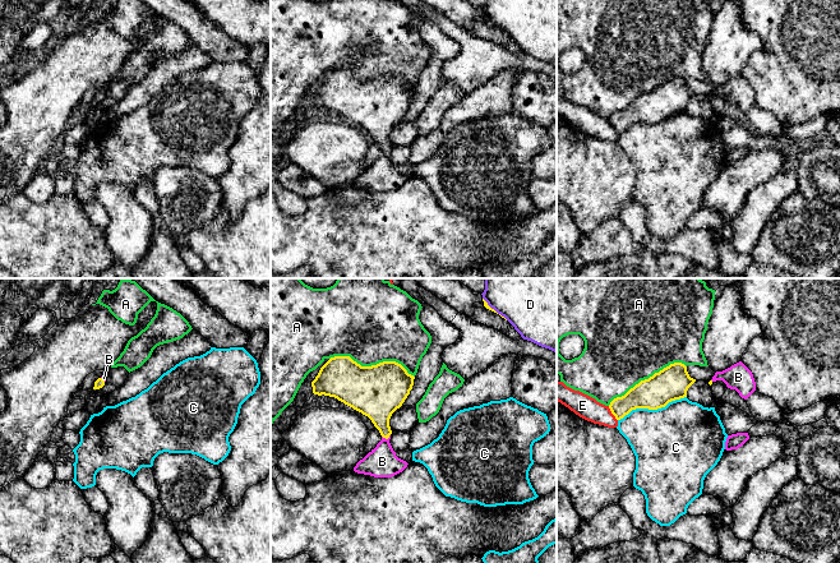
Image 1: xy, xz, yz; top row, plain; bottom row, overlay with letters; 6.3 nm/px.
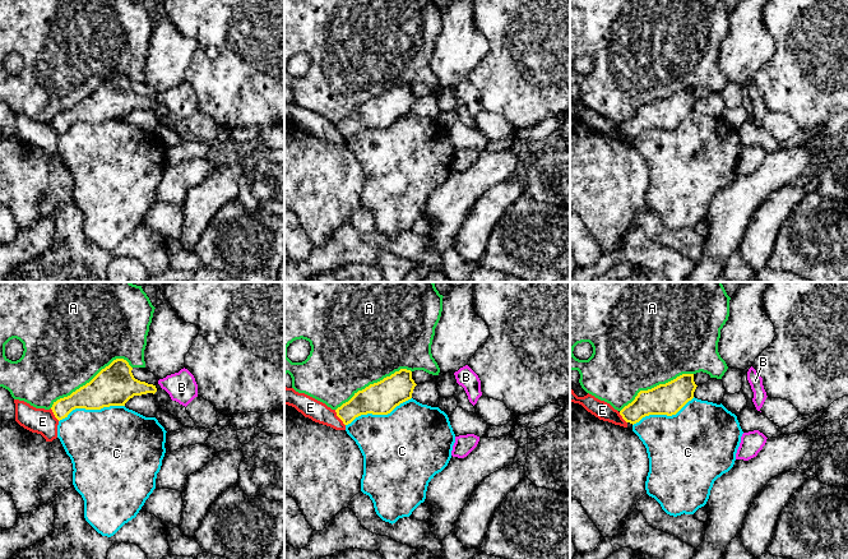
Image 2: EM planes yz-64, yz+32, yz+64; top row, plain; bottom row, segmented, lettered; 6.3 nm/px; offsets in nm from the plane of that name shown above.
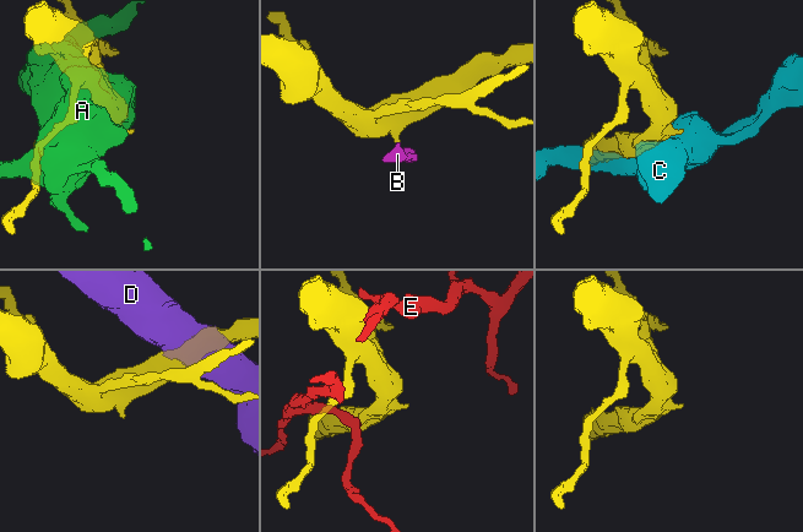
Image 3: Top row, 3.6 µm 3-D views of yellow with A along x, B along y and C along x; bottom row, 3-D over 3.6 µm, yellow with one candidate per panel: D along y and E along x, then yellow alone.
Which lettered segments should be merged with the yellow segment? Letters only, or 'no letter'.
B

